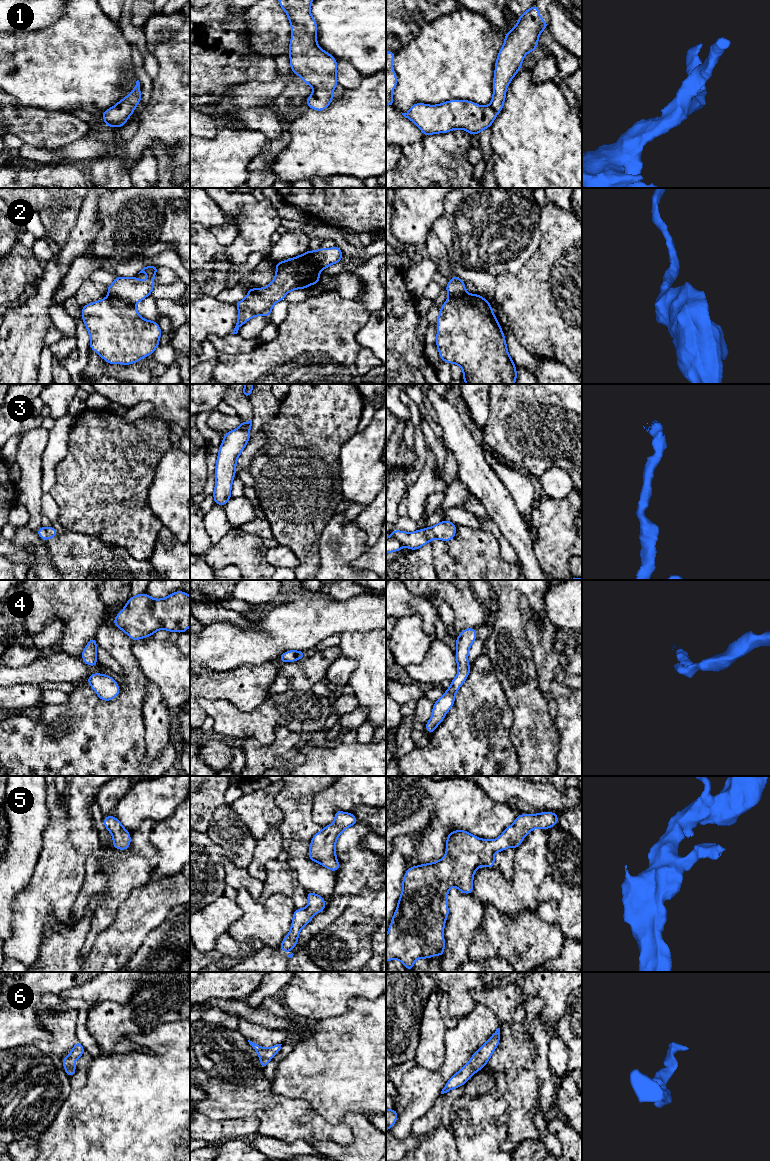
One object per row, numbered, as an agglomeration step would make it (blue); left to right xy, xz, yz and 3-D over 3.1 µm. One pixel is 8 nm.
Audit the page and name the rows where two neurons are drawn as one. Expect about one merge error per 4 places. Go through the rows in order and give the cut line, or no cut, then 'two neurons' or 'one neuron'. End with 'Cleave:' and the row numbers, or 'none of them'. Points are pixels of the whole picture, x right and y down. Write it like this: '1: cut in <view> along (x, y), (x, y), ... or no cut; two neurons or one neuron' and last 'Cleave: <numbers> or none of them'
1: no cut; one neuron
2: cut in xy along (110, 295), (114, 295), (133, 305); two neurons
3: no cut; one neuron
4: no cut; one neuron
5: no cut; one neuron
6: no cut; one neuron
Cleave: 2

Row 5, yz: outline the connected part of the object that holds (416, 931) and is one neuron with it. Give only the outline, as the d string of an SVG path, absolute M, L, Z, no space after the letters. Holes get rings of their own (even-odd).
M543 812L519 814L511 826L494 840L478 838L465 830L454 830L446 838L446 854L439 861L409 867L402 880L402 892L386 936L386 961L398 959L413 971L415 960L444 954L444 925L449 915L448 892L455 886L464 894L473 894L475 871L481 867L495 868L494 854L509 846L515 850L534 828L549 829L558 823L558 814Z

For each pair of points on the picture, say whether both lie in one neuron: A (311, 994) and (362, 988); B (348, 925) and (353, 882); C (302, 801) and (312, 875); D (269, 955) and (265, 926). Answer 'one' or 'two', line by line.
A: one
B: two
C: one
D: two

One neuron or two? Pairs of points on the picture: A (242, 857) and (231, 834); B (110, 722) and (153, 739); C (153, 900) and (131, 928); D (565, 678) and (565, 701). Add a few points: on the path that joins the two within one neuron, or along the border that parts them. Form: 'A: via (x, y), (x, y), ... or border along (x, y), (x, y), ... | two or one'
A: via (242, 851), (242, 845), (237, 840) | one
B: border along (142, 713), (146, 748), (144, 759) | two
C: via (147, 907), (134, 921) | one
D: border along (549, 686), (557, 680), (571, 688) | two

